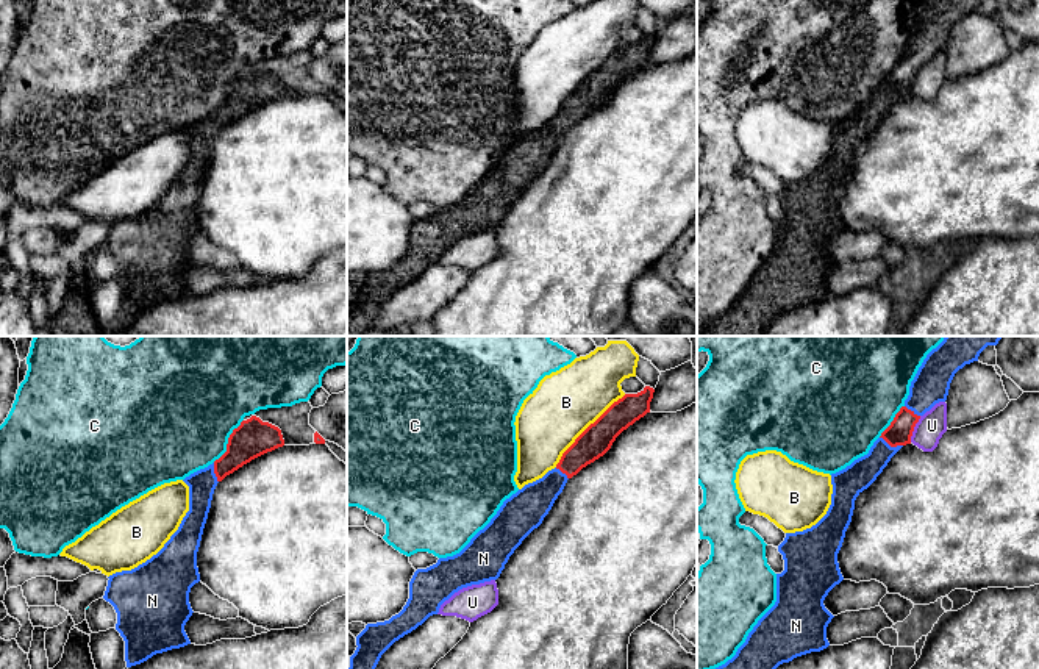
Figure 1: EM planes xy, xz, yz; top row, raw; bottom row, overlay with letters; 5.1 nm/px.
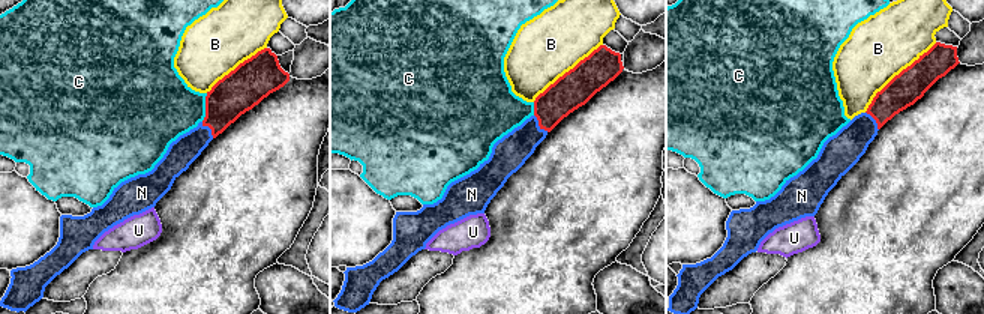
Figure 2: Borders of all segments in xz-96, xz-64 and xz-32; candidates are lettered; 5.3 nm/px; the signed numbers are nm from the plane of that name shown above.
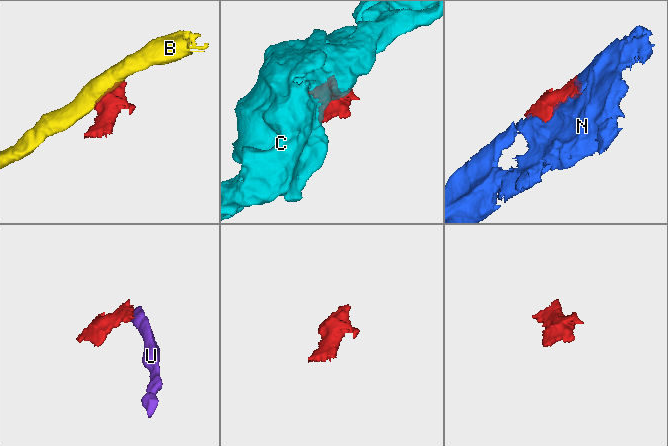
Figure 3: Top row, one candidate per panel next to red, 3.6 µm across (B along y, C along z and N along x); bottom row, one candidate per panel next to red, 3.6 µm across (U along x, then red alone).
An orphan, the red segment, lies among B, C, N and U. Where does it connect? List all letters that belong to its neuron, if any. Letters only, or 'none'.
N

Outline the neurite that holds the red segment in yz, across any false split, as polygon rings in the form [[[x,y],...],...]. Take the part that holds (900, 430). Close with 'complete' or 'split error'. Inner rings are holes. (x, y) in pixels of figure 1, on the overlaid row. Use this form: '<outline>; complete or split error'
[[[945,336],[927,355],[911,381],[905,405],[873,442],[869,453],[855,460],[845,469],[831,474],[833,494],[827,514],[811,528],[786,533],[784,541],[778,546],[778,552],[784,560],[784,571],[777,574],[775,605],[758,621],[736,655],[716,669],[777,669],[780,664],[789,663],[797,656],[820,652],[830,646],[827,627],[834,616],[825,608],[823,600],[844,580],[837,553],[852,522],[856,497],[877,480],[903,445],[911,444],[911,436],[919,419],[936,403],[947,400],[955,374],[966,364],[978,361],[980,353],[987,345],[997,345],[1000,339],[1002,336]]]; split error

